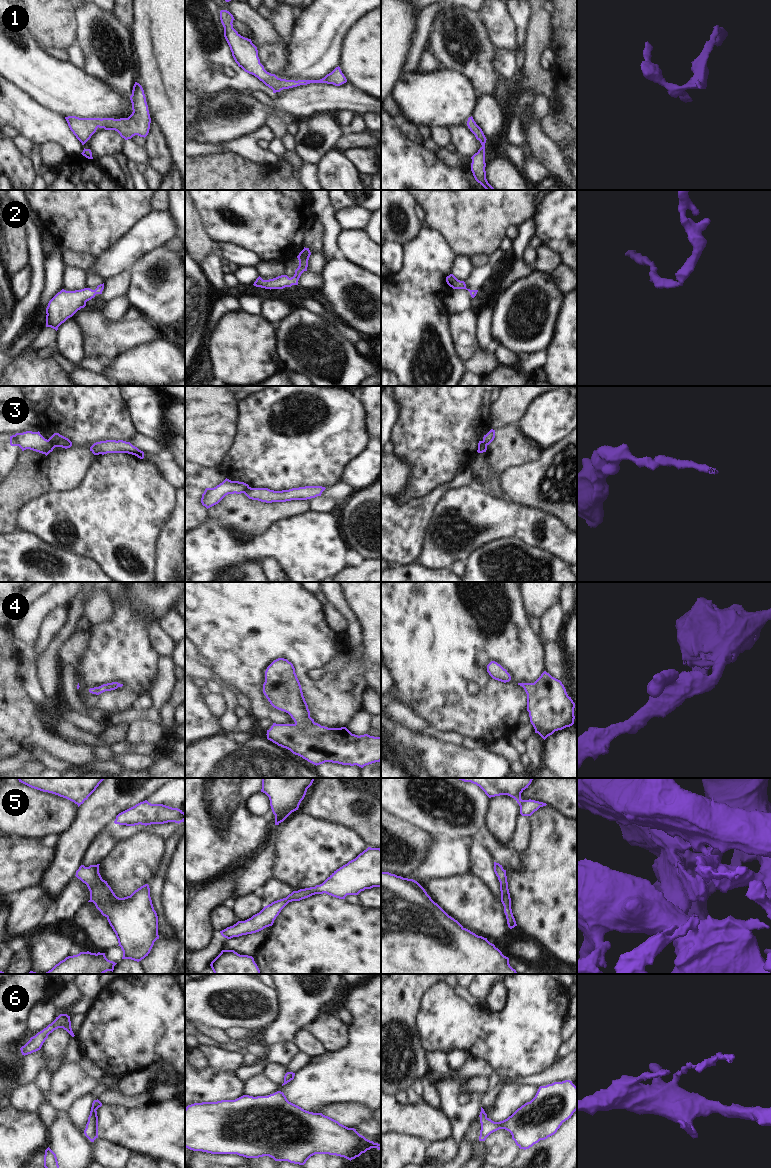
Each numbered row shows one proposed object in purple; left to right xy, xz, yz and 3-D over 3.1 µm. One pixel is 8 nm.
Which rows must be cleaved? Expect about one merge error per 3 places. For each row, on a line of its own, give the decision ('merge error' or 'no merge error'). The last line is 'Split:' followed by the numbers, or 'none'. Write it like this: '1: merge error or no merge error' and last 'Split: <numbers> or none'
1: no merge error
2: no merge error
3: merge error
4: no merge error
5: no merge error
6: no merge error
Split: 3

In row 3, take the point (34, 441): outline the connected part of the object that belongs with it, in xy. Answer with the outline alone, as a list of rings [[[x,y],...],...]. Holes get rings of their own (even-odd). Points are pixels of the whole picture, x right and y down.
[[[26,431],[10,436],[10,445],[19,446],[22,451],[30,449],[46,456],[53,451],[55,445],[45,439],[40,432]]]

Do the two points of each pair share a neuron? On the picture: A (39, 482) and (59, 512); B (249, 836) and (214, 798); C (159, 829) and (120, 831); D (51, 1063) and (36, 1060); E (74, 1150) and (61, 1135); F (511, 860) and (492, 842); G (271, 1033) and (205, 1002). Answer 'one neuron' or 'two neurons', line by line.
A: two neurons
B: one neuron
C: one neuron
D: two neurons
E: one neuron
F: one neuron
G: two neurons

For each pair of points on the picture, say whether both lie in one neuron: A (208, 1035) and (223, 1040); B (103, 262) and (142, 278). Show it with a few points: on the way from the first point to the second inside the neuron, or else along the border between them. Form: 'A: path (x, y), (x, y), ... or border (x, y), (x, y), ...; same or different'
A: path (212, 1035), (219, 1036); same
B: border (144, 253), (129, 271); different

